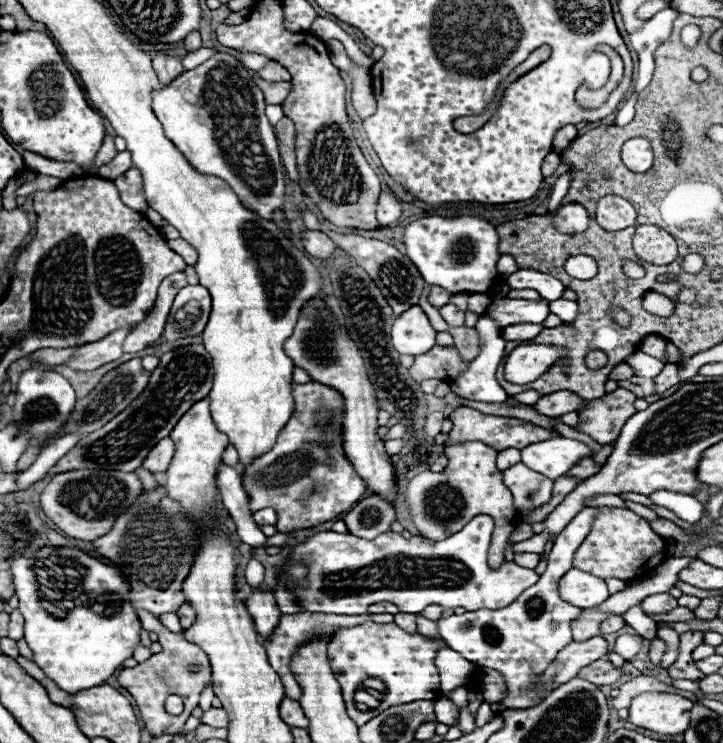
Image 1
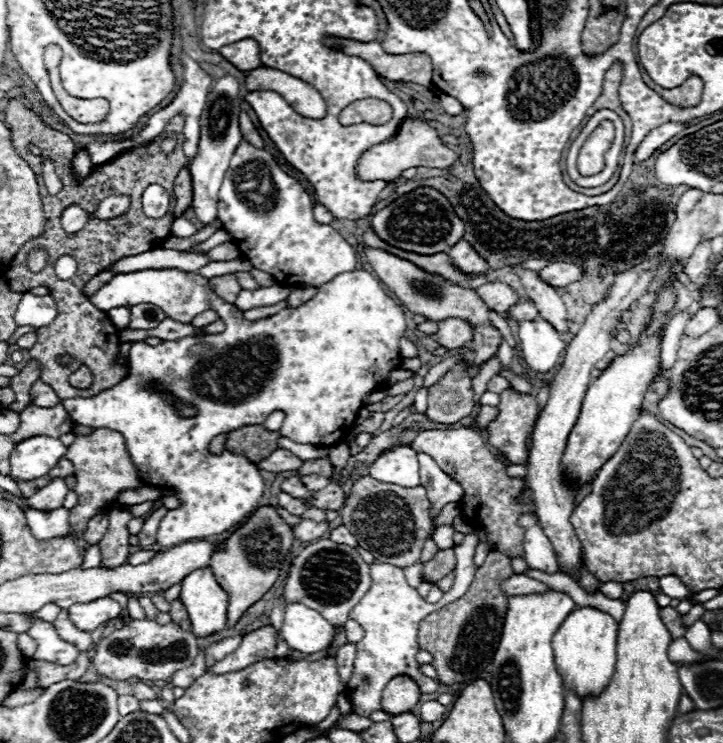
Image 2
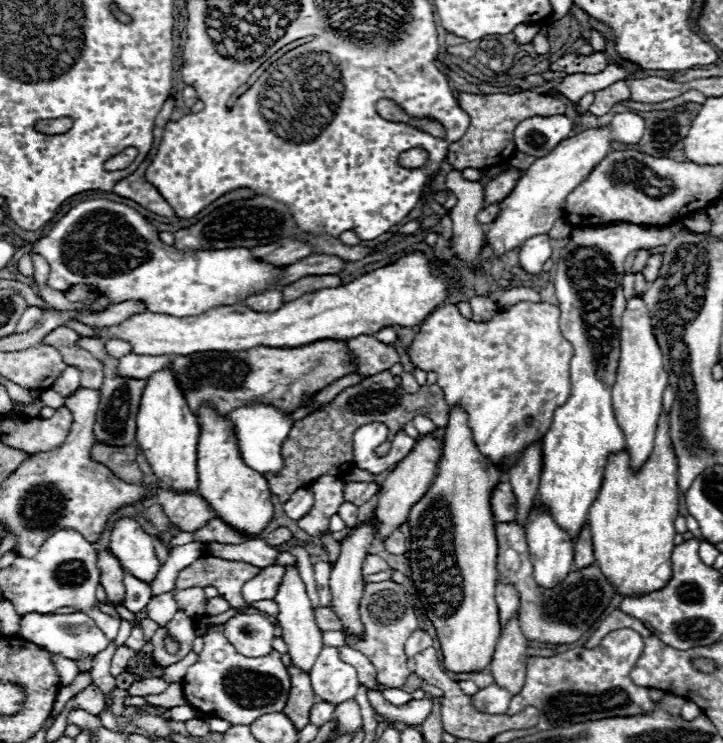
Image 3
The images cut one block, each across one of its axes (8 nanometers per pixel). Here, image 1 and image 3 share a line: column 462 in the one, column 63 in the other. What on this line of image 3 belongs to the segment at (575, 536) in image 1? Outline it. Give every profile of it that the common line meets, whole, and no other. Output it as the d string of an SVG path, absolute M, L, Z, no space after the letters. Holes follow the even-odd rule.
M28 612L22 616L18 632L24 640L34 642L48 652L62 654L64 658L70 658L70 660L80 660L84 656L96 656L98 652L102 652L110 644L108 638L102 634L102 630L96 626L96 622L82 612L74 612L74 614Z

